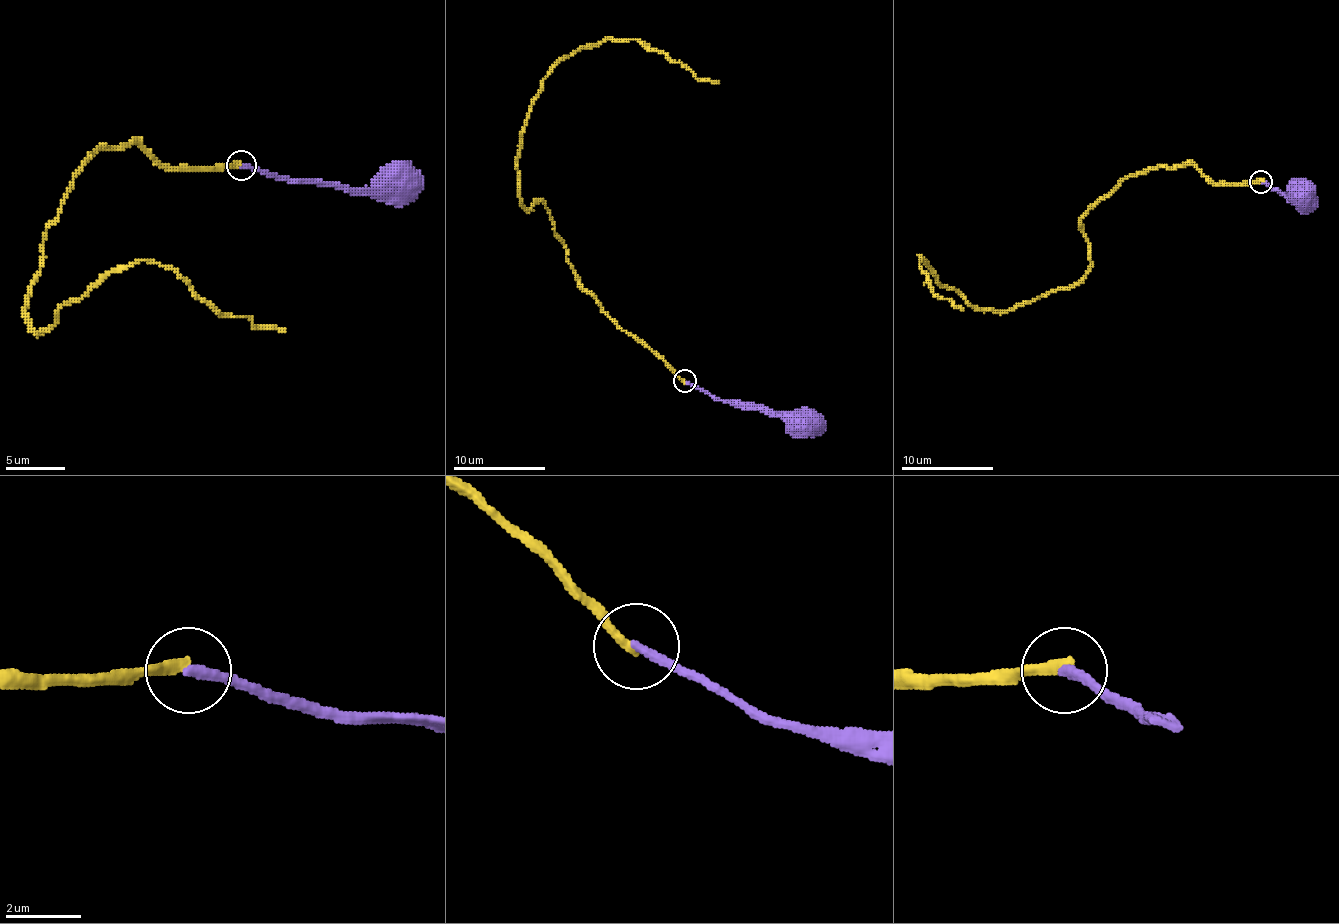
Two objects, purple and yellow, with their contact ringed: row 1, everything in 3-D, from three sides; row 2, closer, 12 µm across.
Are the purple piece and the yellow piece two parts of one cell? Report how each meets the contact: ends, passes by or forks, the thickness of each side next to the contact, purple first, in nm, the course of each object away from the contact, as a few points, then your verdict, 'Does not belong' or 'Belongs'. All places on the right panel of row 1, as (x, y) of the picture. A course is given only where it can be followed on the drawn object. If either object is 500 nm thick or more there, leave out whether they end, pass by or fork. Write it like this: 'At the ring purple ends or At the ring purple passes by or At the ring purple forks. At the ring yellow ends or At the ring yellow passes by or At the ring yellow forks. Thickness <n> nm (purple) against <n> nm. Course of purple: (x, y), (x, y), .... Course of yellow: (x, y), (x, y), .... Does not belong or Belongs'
At the ring purple ends. At the ring yellow ends. Thickness 280 nm (purple) against 280 nm. Course of purple: (1261, 181), (1289, 199), (1298, 199), (1305, 192). Course of yellow: (1261, 181), (1125, 176), (1081, 220), (1083, 276), (1007, 310), (977, 310), (919, 255), (961, 310). Belongs

